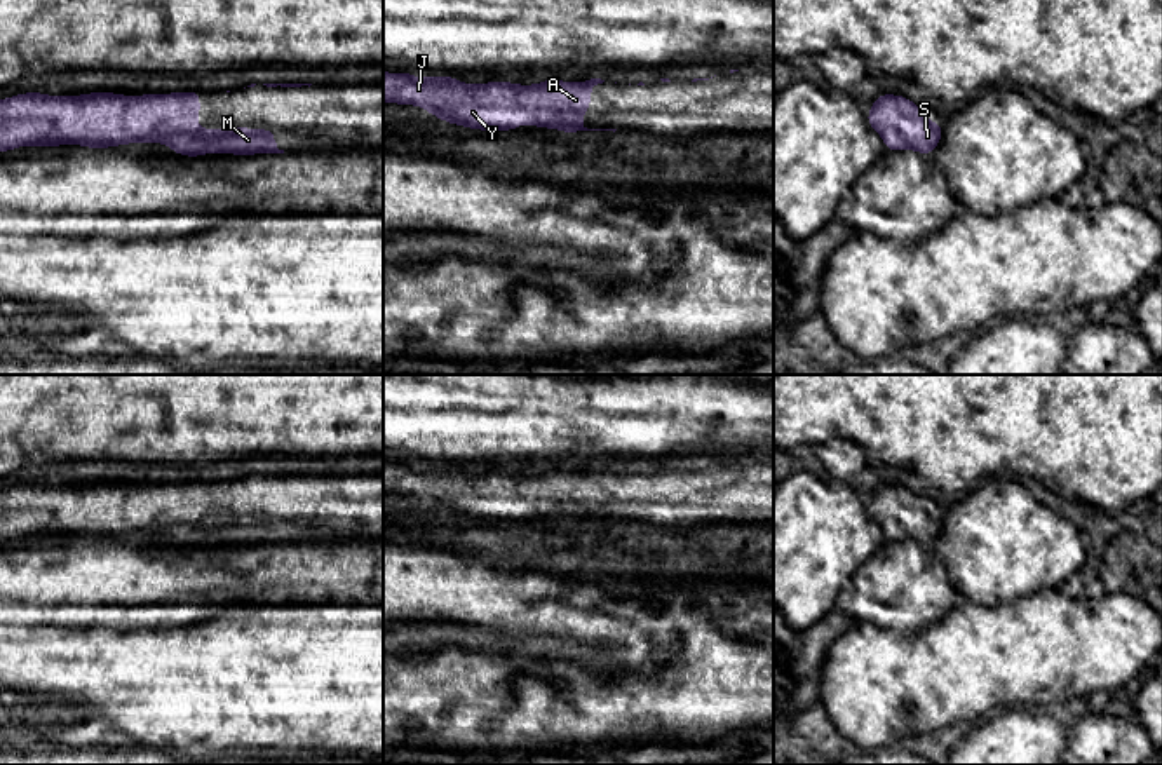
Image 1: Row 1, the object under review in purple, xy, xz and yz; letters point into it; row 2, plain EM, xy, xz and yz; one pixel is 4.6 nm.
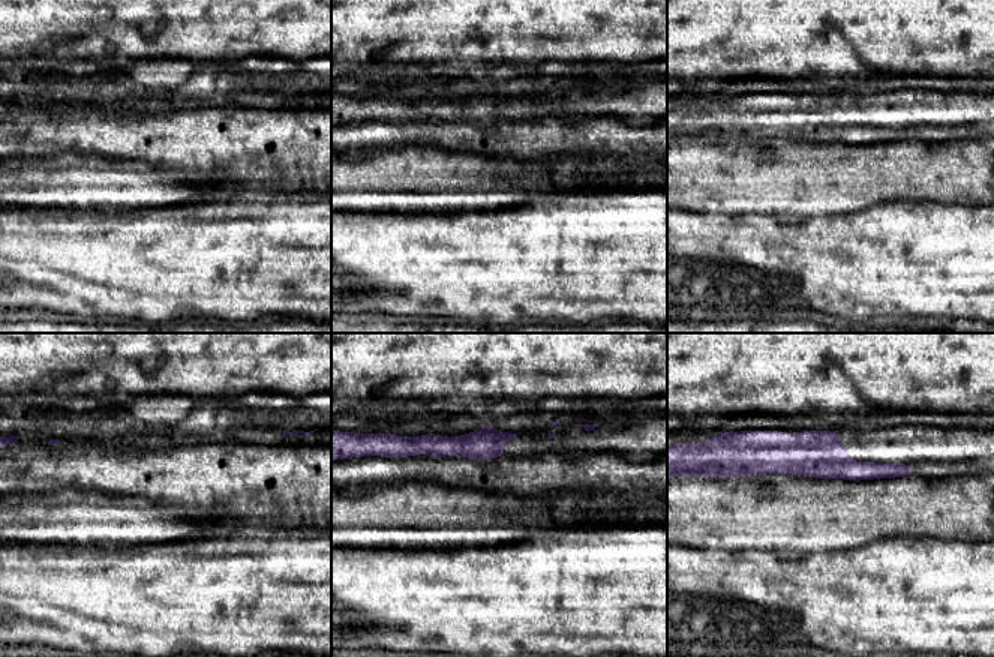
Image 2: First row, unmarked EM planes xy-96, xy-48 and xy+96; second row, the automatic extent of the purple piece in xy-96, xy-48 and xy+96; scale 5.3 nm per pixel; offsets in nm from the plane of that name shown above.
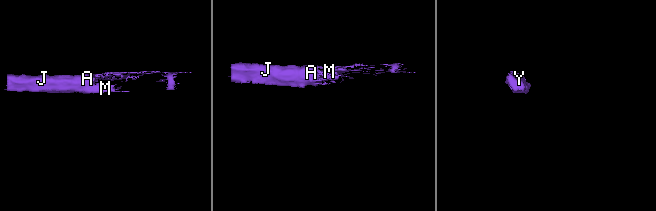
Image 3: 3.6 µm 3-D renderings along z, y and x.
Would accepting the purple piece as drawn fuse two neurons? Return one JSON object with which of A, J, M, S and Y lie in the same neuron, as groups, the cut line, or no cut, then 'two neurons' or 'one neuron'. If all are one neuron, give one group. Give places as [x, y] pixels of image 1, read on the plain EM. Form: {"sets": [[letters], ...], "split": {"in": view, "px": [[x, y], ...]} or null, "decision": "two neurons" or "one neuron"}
{"sets": [["A", "J", "M", "S", "Y"]], "split": null, "decision": "one neuron"}

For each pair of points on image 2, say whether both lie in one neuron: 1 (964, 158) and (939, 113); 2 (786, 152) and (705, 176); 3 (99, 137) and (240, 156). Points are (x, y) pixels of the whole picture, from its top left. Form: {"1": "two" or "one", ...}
{"1": "two", "2": "one", "3": "one"}

